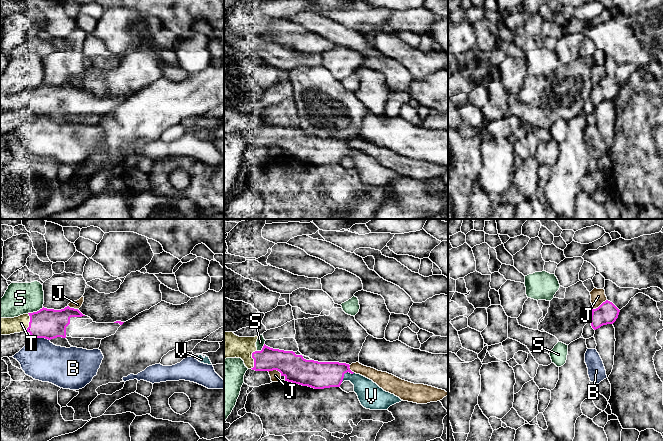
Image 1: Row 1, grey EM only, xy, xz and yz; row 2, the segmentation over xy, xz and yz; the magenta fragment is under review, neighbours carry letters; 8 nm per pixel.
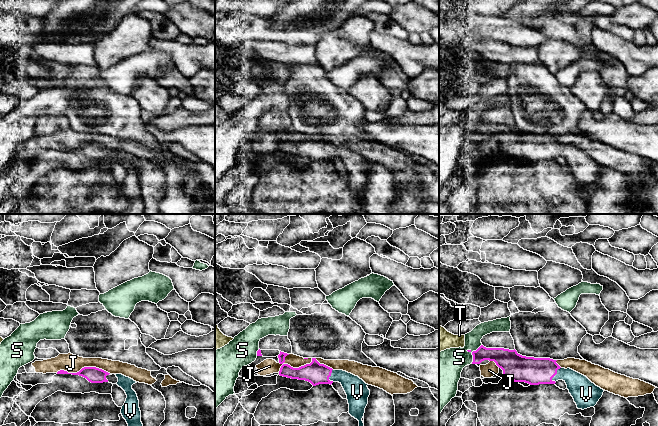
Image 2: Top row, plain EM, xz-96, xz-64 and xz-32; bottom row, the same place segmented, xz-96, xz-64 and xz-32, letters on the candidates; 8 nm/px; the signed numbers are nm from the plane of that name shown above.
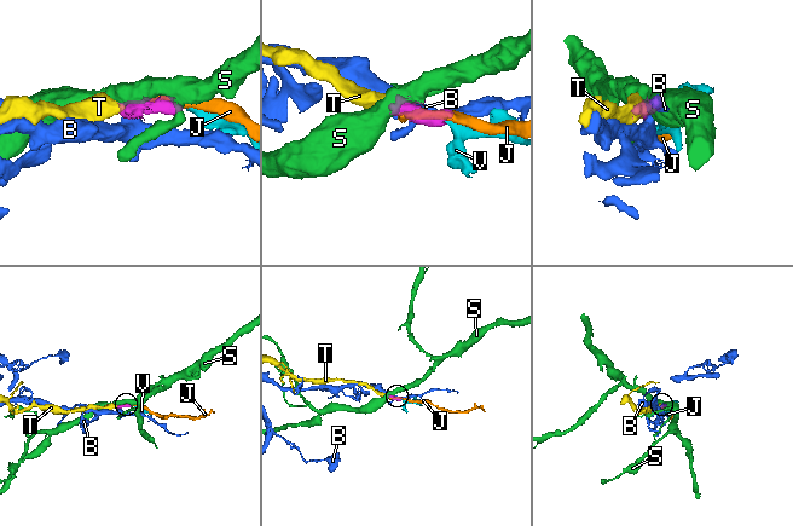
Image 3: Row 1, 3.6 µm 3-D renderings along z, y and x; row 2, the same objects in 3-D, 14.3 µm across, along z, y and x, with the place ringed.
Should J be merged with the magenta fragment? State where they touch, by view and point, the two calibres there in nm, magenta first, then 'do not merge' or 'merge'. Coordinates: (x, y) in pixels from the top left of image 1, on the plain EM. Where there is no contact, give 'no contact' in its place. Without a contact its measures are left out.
meets magenta in xz at (275, 145); 220 nm thick on the magenta side, 90 nm on the other; do not merge

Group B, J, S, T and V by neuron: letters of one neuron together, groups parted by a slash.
B / J / S / T V

